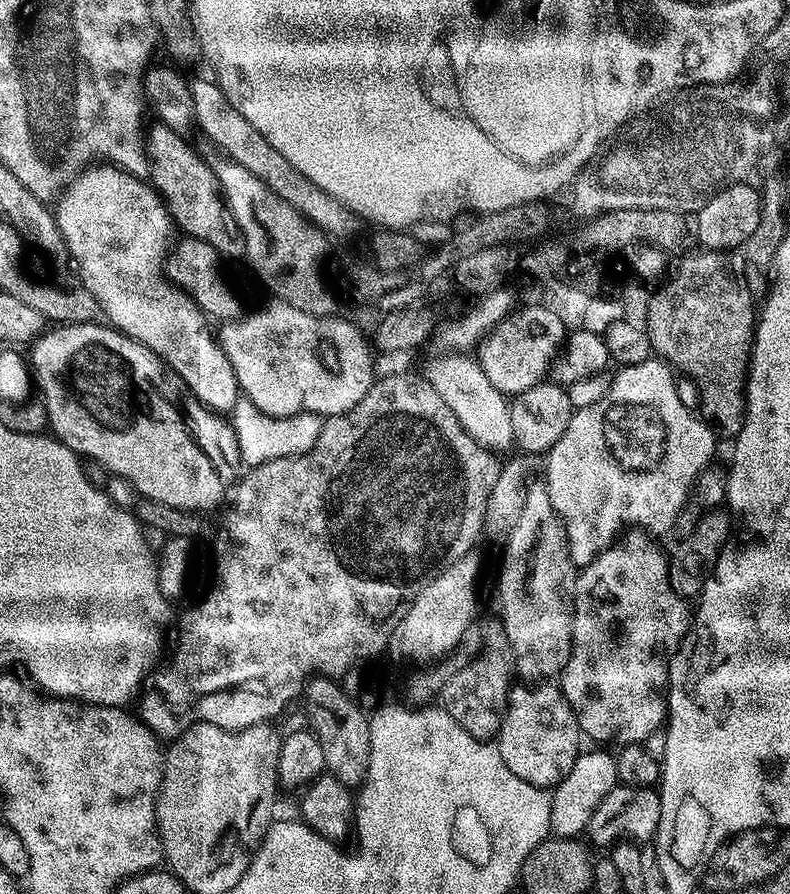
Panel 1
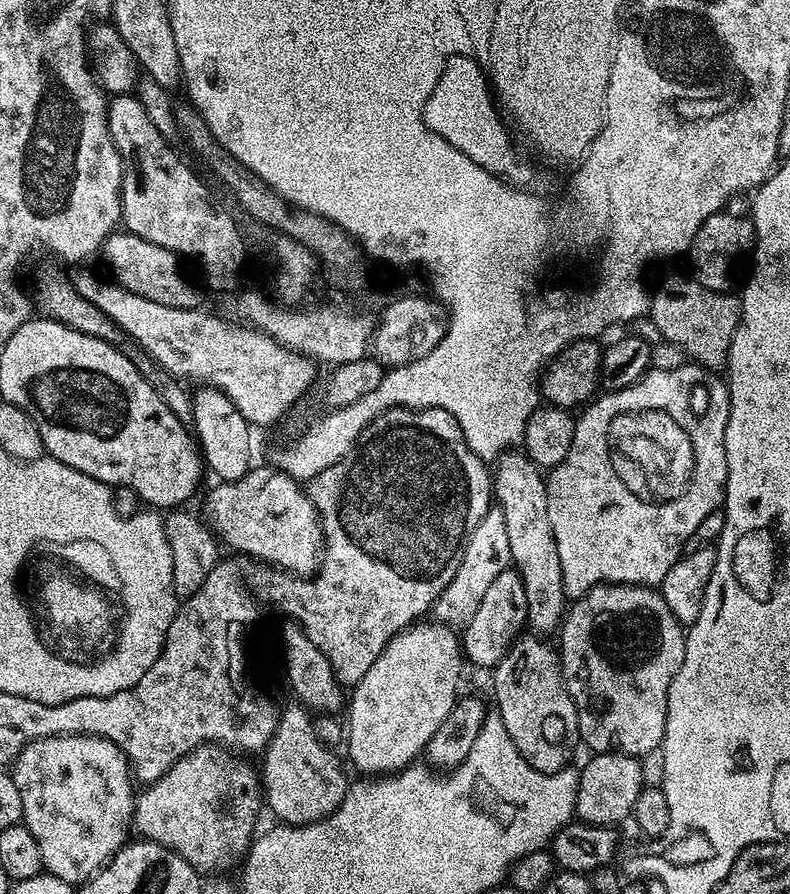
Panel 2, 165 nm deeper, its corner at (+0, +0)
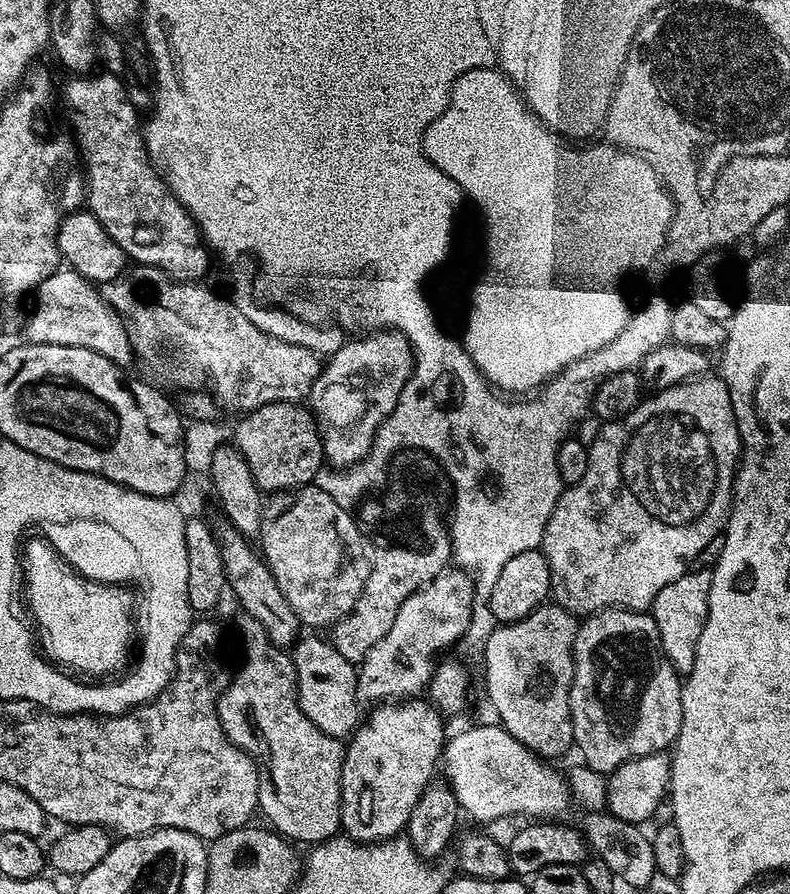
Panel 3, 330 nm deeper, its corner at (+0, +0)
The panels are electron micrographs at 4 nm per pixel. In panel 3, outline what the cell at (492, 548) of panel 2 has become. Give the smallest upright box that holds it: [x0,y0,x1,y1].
[356,569,475,704]

